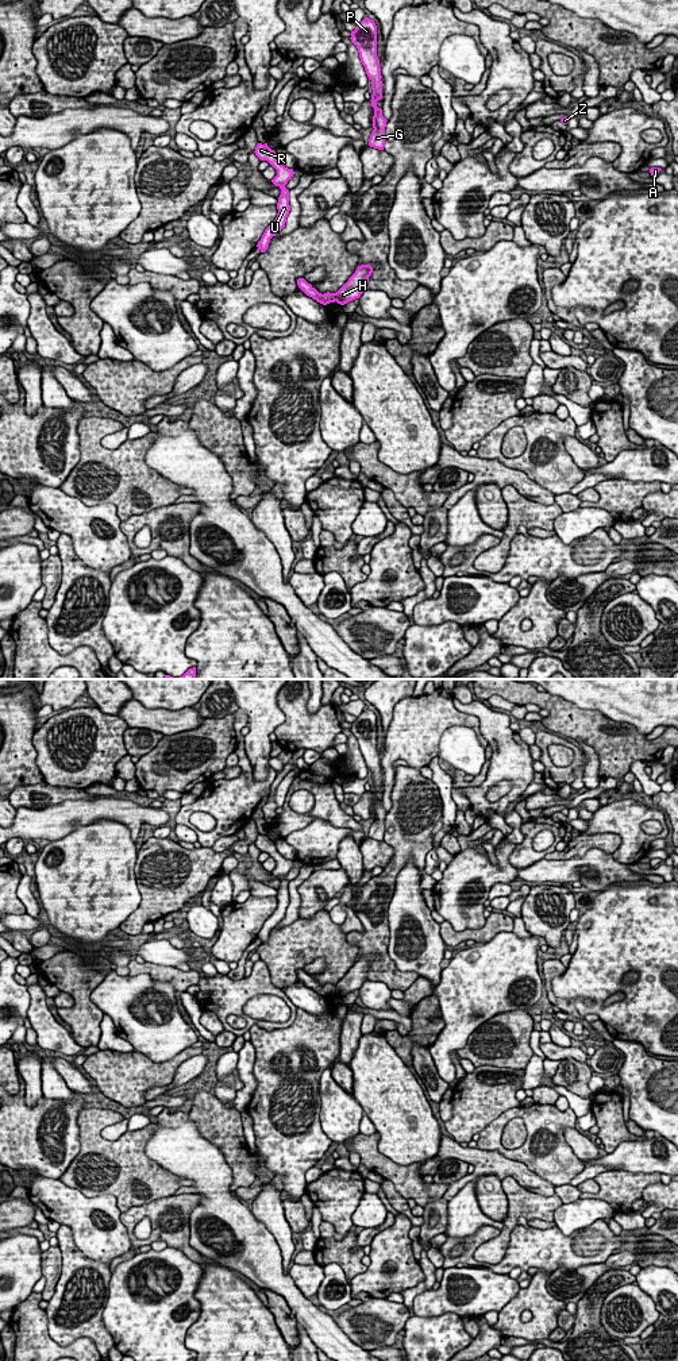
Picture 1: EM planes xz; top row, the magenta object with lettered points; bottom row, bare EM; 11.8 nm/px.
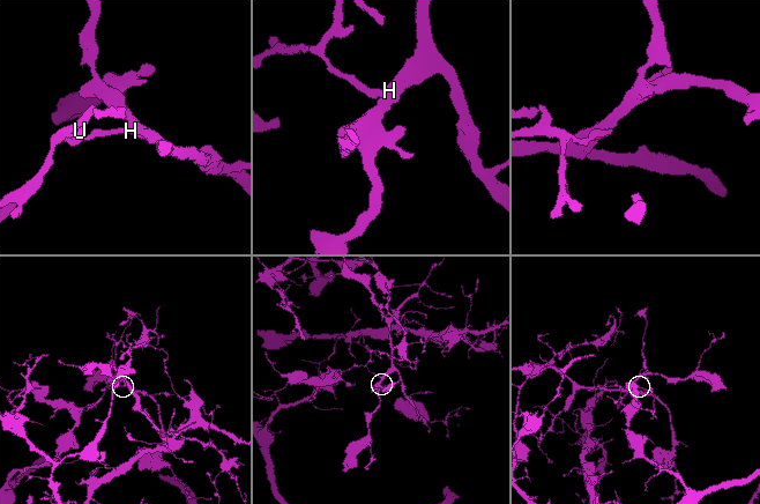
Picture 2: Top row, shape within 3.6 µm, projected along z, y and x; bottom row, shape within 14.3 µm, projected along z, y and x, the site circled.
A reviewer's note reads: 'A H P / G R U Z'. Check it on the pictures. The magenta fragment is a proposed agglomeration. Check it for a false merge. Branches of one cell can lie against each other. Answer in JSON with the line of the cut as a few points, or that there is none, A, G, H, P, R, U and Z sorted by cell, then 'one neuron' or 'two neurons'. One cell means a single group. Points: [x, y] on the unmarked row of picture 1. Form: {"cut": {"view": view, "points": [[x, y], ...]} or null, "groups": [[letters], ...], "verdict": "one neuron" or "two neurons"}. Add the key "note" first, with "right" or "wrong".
{"note": "wrong", "cut": {"view": "xz", "points": [[334, 984], [335, 991]]}, "groups": [["A", "R", "U", "Z"], ["G", "H", "P"]], "verdict": "two neurons"}

